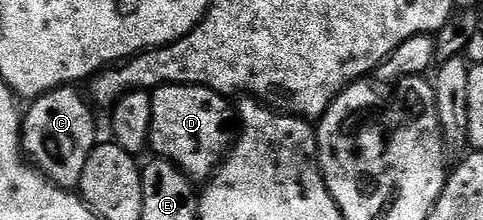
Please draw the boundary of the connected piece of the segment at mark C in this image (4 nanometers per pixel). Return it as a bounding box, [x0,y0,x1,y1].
[22,85,98,191]

